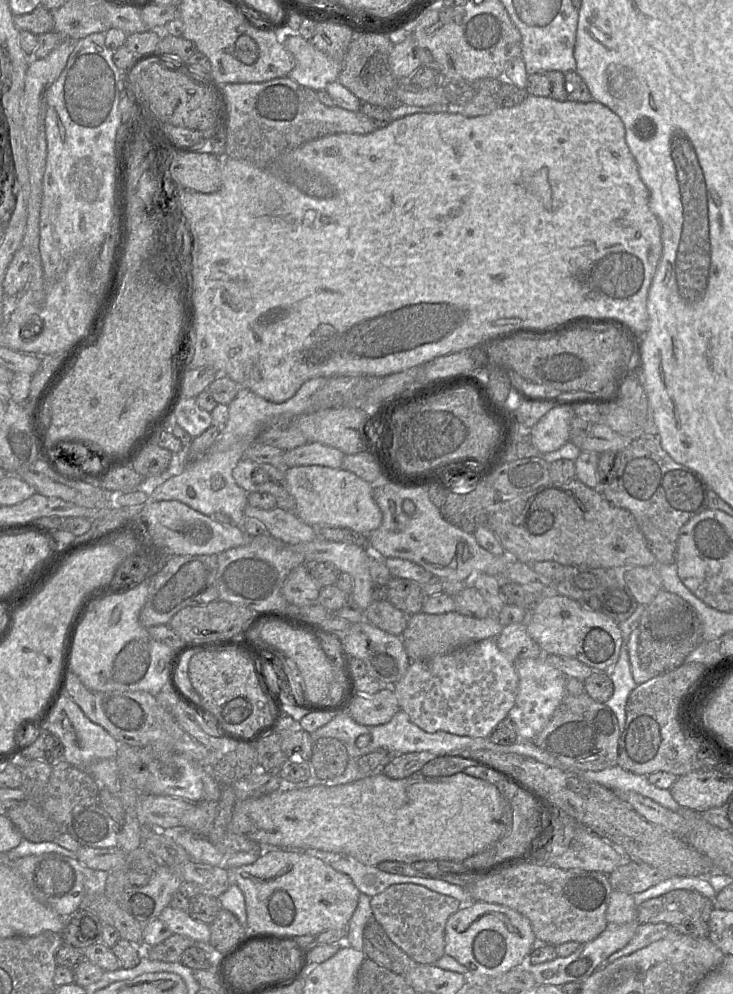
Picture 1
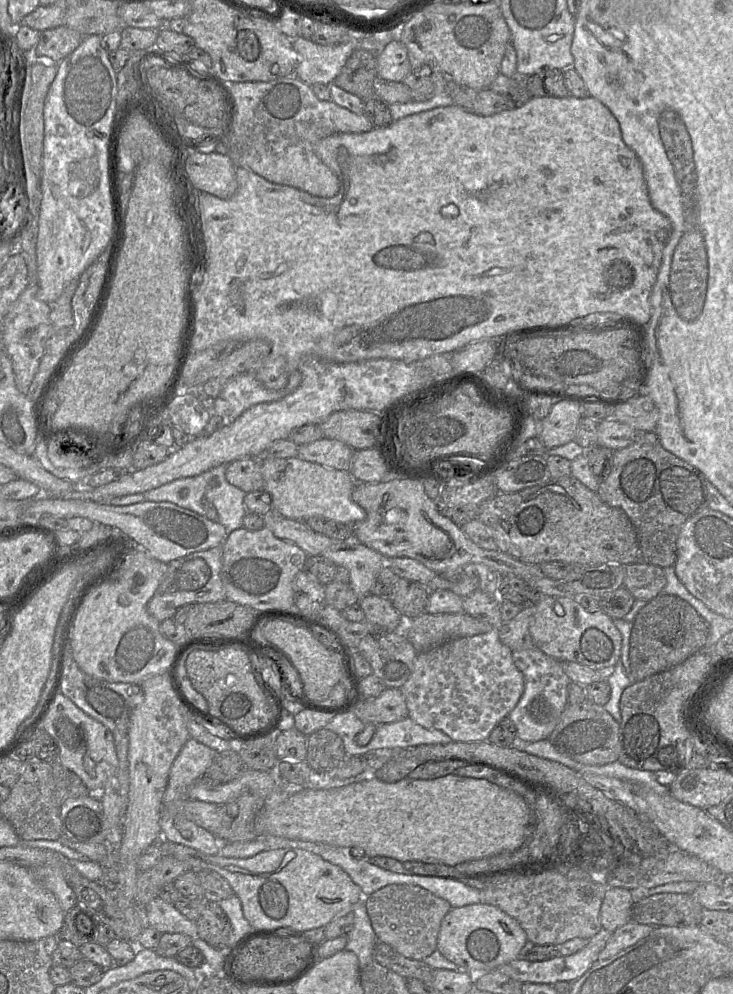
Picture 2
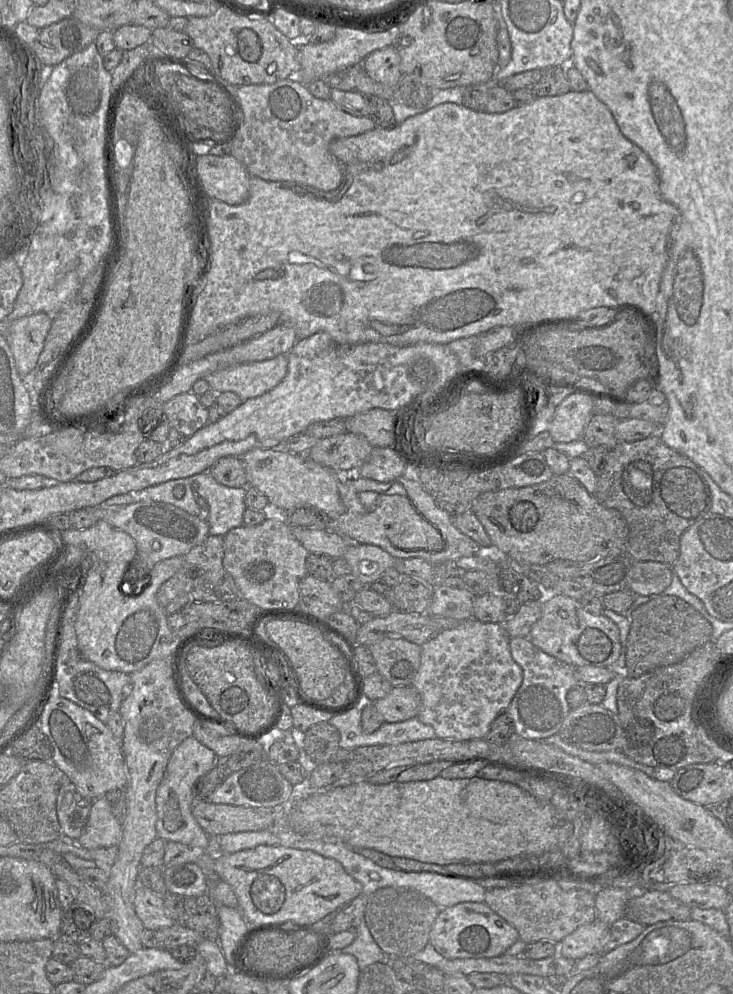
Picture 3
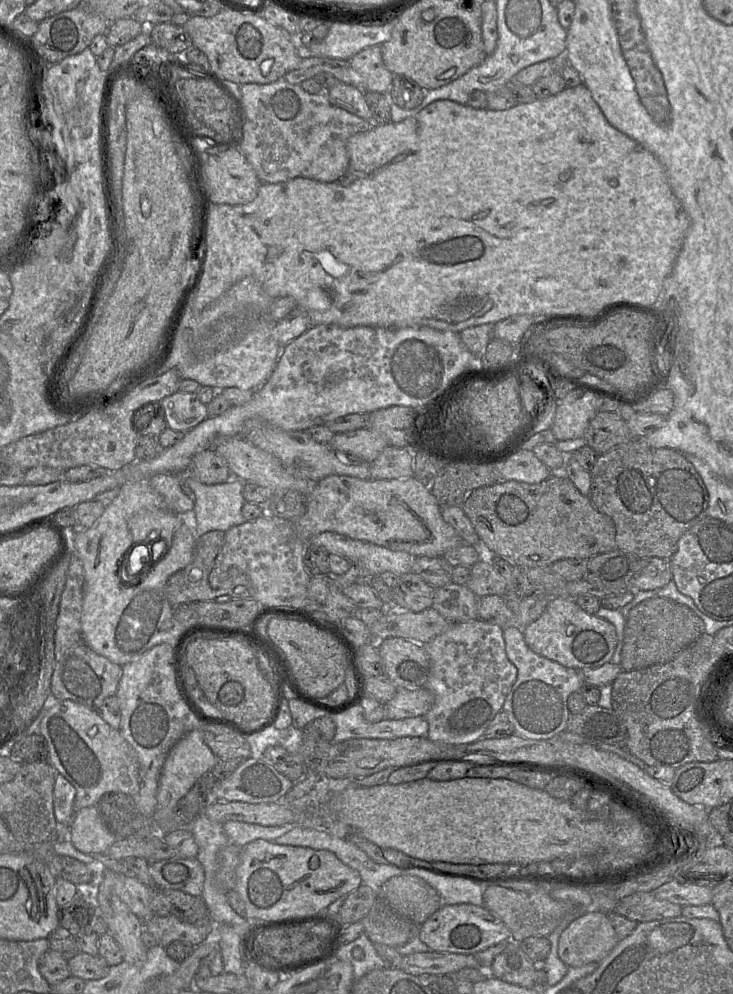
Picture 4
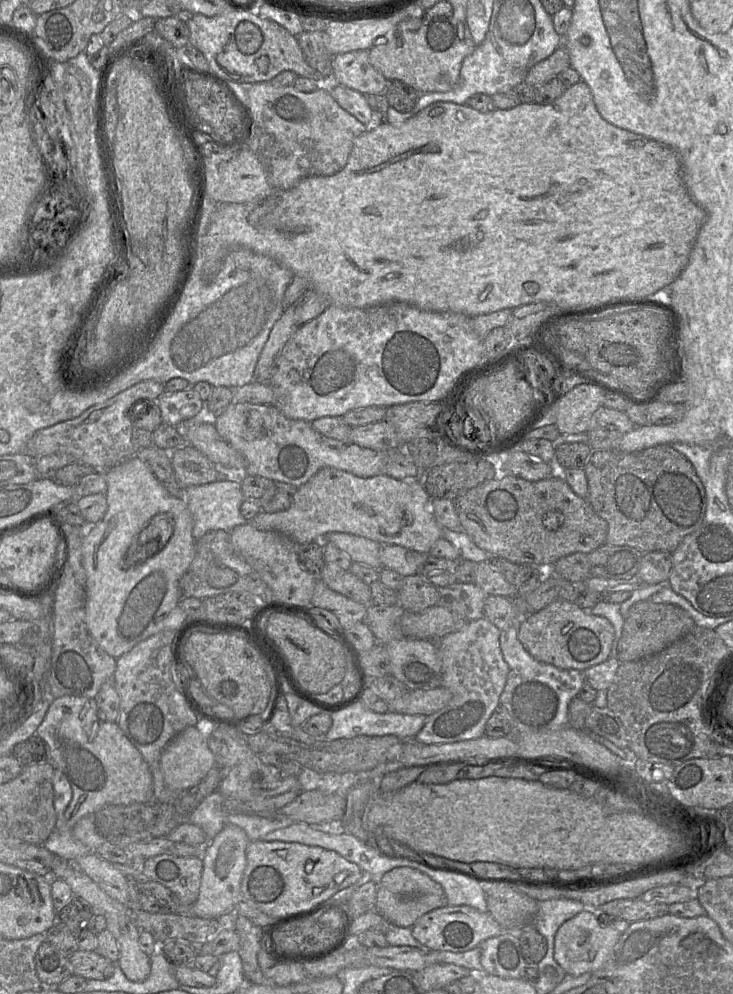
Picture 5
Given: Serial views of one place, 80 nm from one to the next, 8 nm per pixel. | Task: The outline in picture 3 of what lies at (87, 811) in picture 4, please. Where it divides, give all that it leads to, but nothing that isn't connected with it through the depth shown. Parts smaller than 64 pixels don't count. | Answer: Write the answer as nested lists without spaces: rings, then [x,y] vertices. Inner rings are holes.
[[[103,796],[92,802],[89,818],[77,843],[86,849],[118,846],[122,824],[113,815],[109,801]]]

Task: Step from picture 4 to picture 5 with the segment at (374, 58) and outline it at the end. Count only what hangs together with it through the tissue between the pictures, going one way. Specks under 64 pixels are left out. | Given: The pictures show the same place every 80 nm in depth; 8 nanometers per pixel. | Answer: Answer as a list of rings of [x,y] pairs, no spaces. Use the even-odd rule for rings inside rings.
[[[368,50],[337,54],[332,59],[333,82],[363,95],[383,94],[389,82],[369,62]]]

